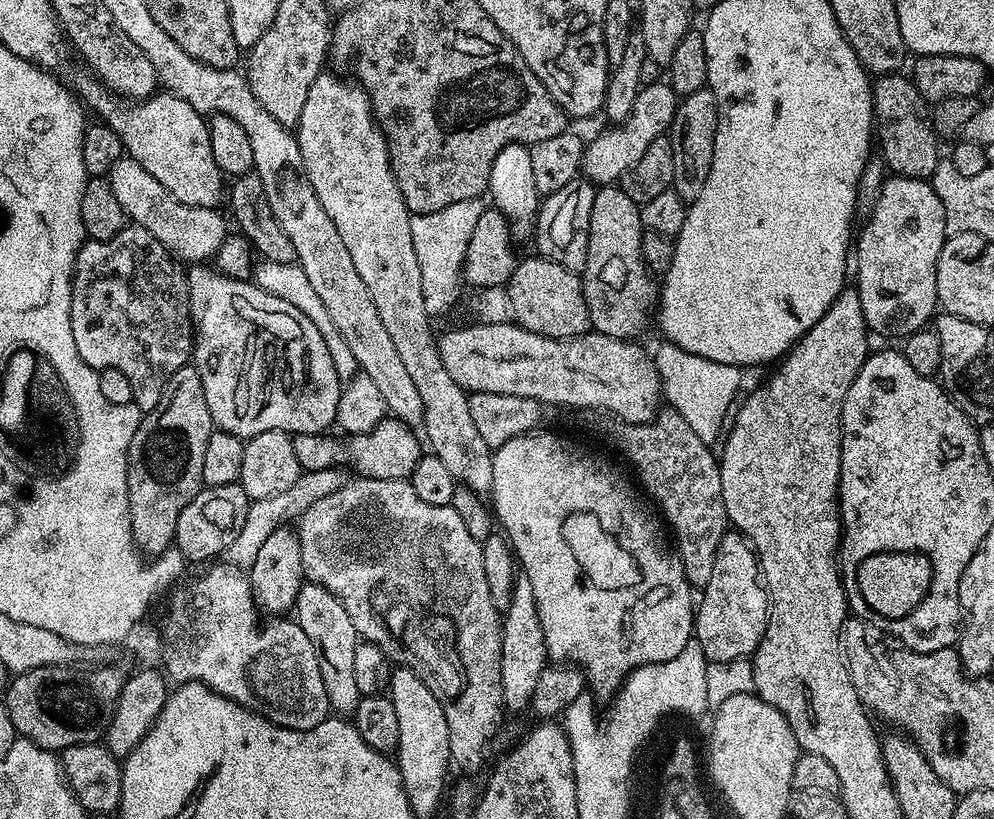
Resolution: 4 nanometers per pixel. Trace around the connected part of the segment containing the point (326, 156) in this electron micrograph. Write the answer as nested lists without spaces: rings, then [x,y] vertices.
[[[325,70],[310,86],[310,94],[306,94],[306,106],[302,106],[300,122],[294,132],[304,159],[304,172],[308,175],[310,186],[314,186],[314,194],[318,194],[318,202],[322,202],[322,210],[330,214],[330,222],[334,222],[338,238],[342,238],[346,245],[346,251],[354,261],[354,270],[358,270],[358,276],[362,278],[362,282],[366,282],[366,290],[370,290],[374,310],[378,310],[382,326],[390,330],[394,347],[422,398],[422,430],[425,435],[428,434],[426,444],[427,447],[428,444],[432,447],[429,448],[431,455],[442,458],[442,463],[446,470],[450,470],[457,485],[464,487],[465,484],[472,492],[491,493],[494,478],[493,449],[488,447],[482,434],[478,434],[478,426],[474,426],[474,418],[470,418],[469,393],[460,388],[454,378],[450,378],[450,370],[446,370],[440,357],[437,337],[432,337],[432,328],[428,325],[431,324],[430,318],[426,314],[426,302],[422,294],[422,270],[418,270],[418,254],[414,254],[412,216],[402,198],[396,176],[392,173],[392,165],[384,153],[388,139],[376,123],[376,117],[372,115],[372,104],[368,101],[368,95],[359,83],[349,80],[343,80],[331,70]]]

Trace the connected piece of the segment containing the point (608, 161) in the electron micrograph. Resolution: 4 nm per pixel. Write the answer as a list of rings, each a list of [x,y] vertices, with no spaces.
[[[645,83],[640,91],[635,93],[635,98],[634,110],[624,119],[623,124],[608,126],[605,132],[600,132],[593,140],[587,141],[582,172],[597,186],[615,185],[628,173],[630,166],[634,166],[634,162],[638,162],[638,158],[646,154],[650,142],[654,142],[654,138],[665,135],[671,129],[678,103],[676,91],[672,89],[671,84]]]

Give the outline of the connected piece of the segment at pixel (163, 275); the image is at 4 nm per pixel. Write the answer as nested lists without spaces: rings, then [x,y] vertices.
[[[126,226],[121,232],[117,234],[113,240],[107,242],[85,242],[80,246],[80,253],[76,256],[77,265],[82,269],[88,268],[92,264],[92,272],[96,276],[101,276],[104,281],[101,282],[100,288],[104,293],[92,293],[92,276],[88,272],[79,273],[78,278],[73,279],[72,290],[73,293],[78,294],[74,300],[74,308],[77,313],[84,312],[88,307],[93,304],[94,307],[100,308],[101,316],[96,319],[92,330],[88,329],[86,325],[80,322],[73,323],[72,329],[74,330],[74,342],[78,346],[78,350],[84,356],[84,360],[91,368],[97,370],[101,368],[117,368],[122,370],[122,374],[126,374],[126,378],[130,378],[130,390],[132,391],[132,399],[135,407],[141,413],[154,410],[154,406],[158,406],[158,402],[162,398],[162,390],[164,384],[167,382],[177,370],[185,367],[193,359],[194,356],[194,329],[192,327],[192,311],[190,310],[190,302],[188,301],[188,278],[185,269],[181,267],[175,256],[171,252],[167,252],[162,246],[162,242],[158,242],[151,236],[144,228],[135,226]]]

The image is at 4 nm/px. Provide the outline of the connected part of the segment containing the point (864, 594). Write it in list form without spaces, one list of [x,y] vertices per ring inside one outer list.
[[[842,536],[836,547],[838,582],[846,594],[846,610],[851,619],[867,620],[870,626],[883,628],[884,635],[896,637],[896,624],[900,624],[900,620],[908,620],[908,616],[916,616],[916,612],[928,604],[928,596],[932,596],[932,584],[936,584],[932,552],[924,552],[924,548],[876,548],[876,552],[864,552],[864,556],[852,564],[852,576],[848,576],[848,564],[844,564],[844,540],[852,544],[852,536]]]

